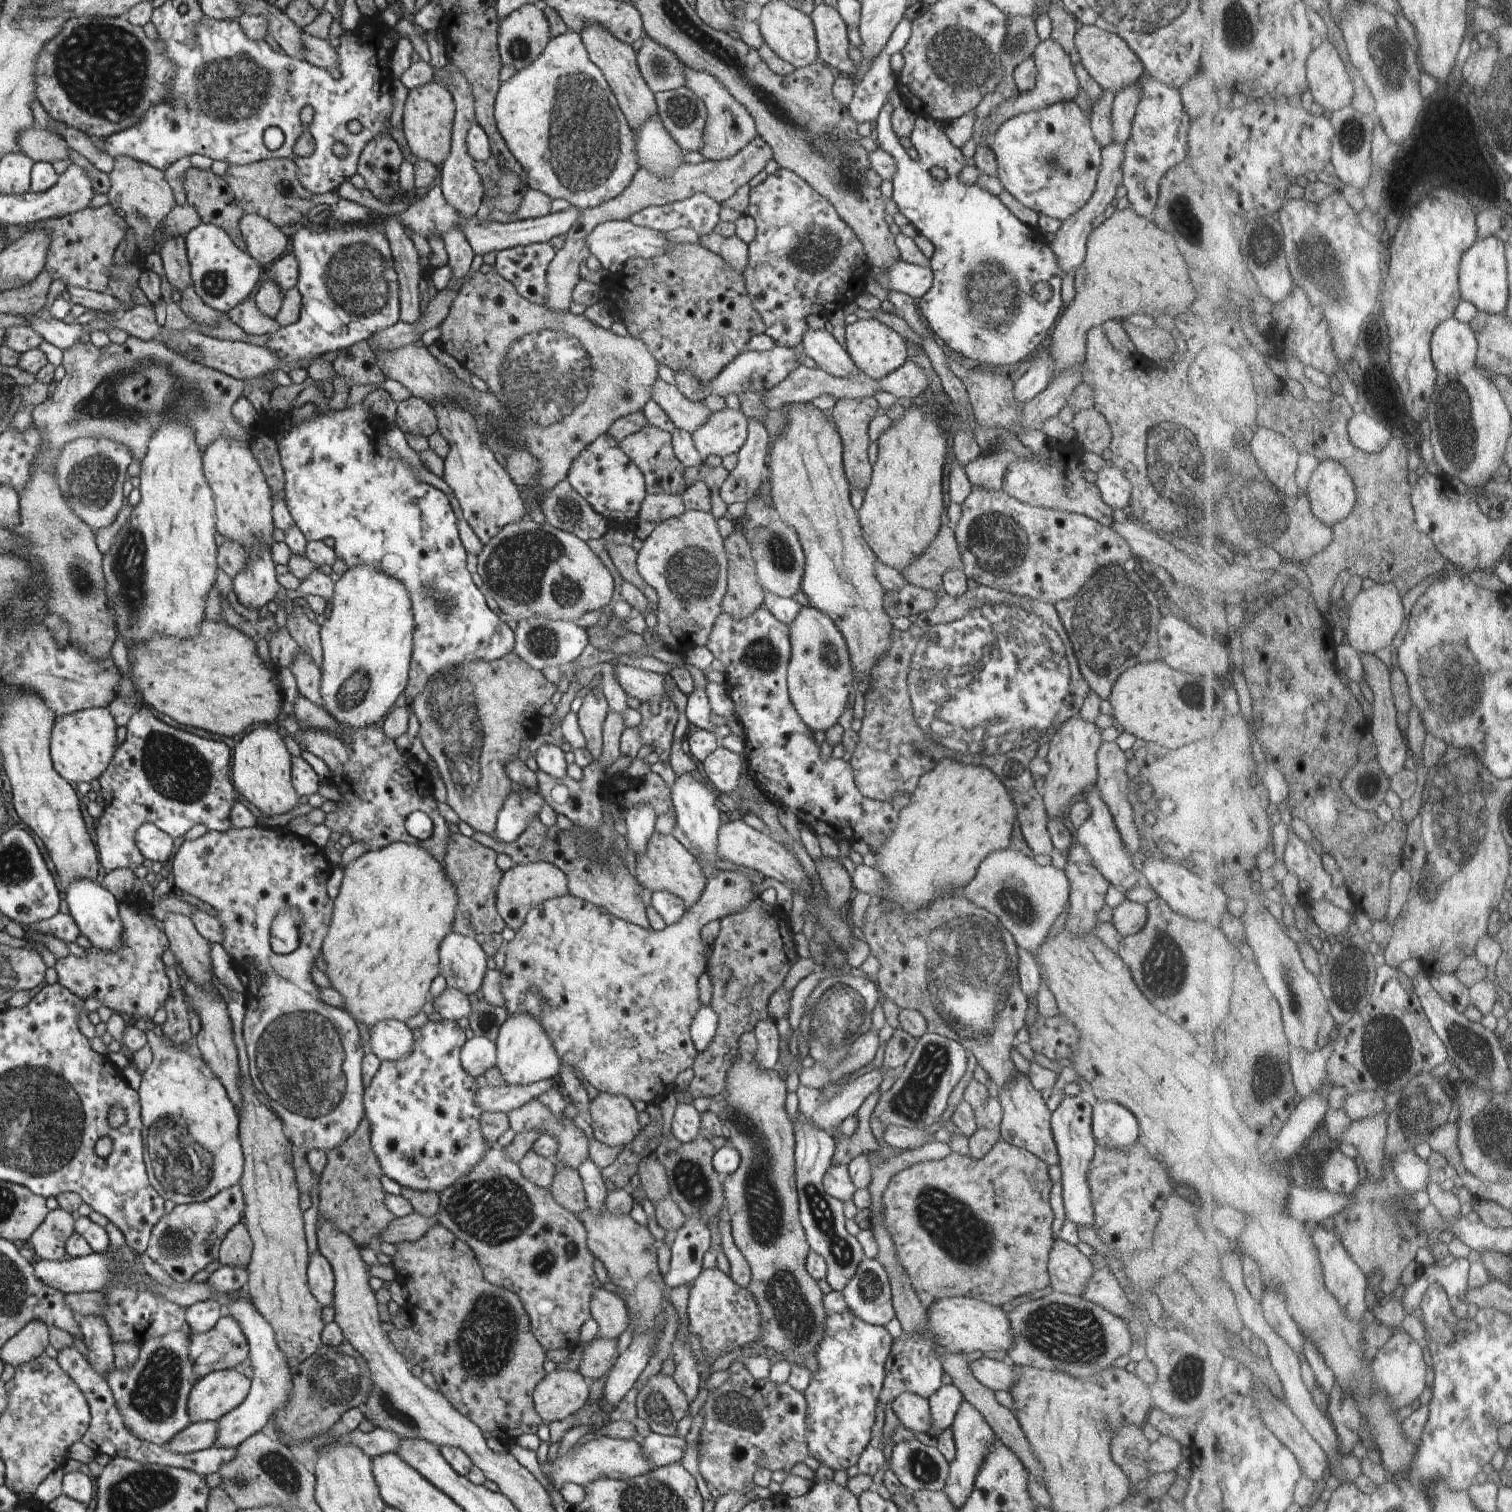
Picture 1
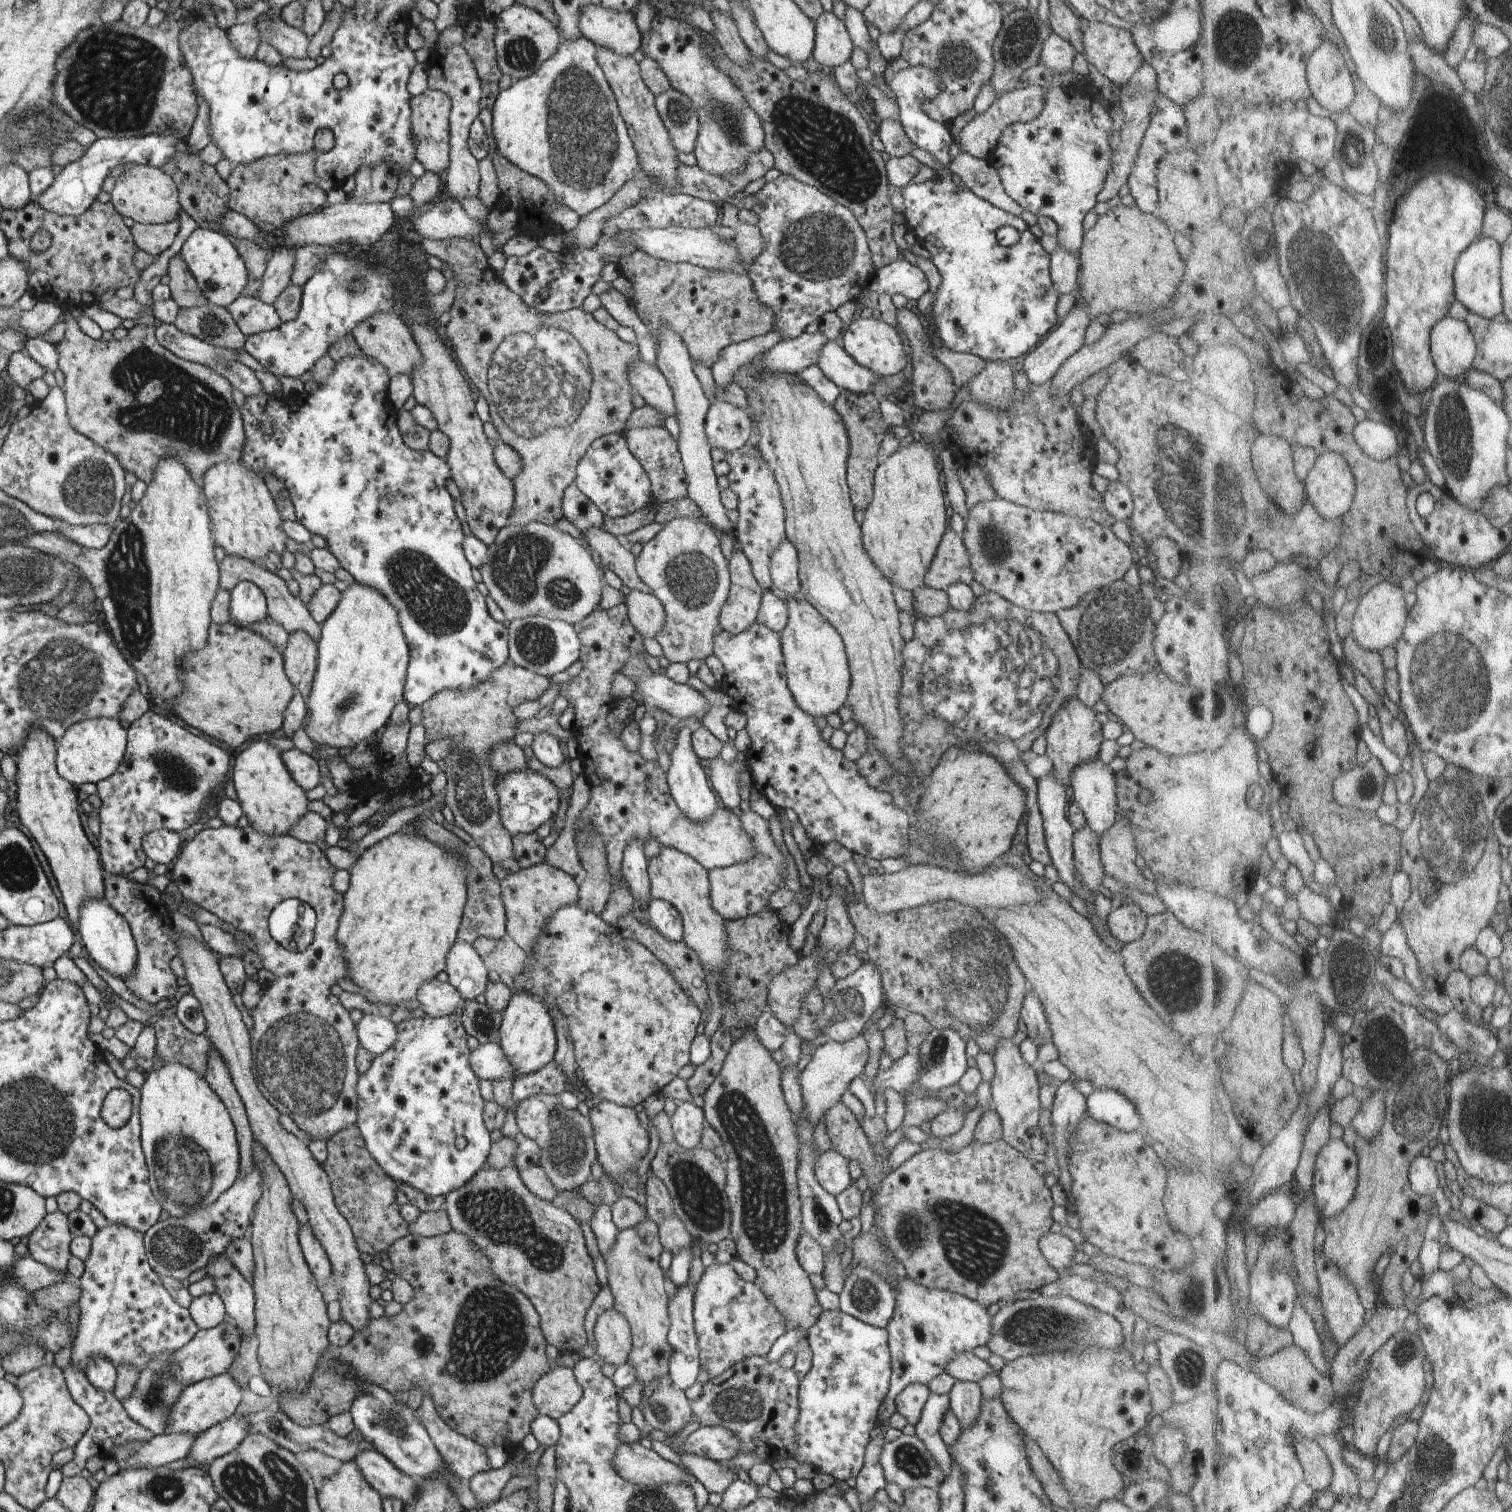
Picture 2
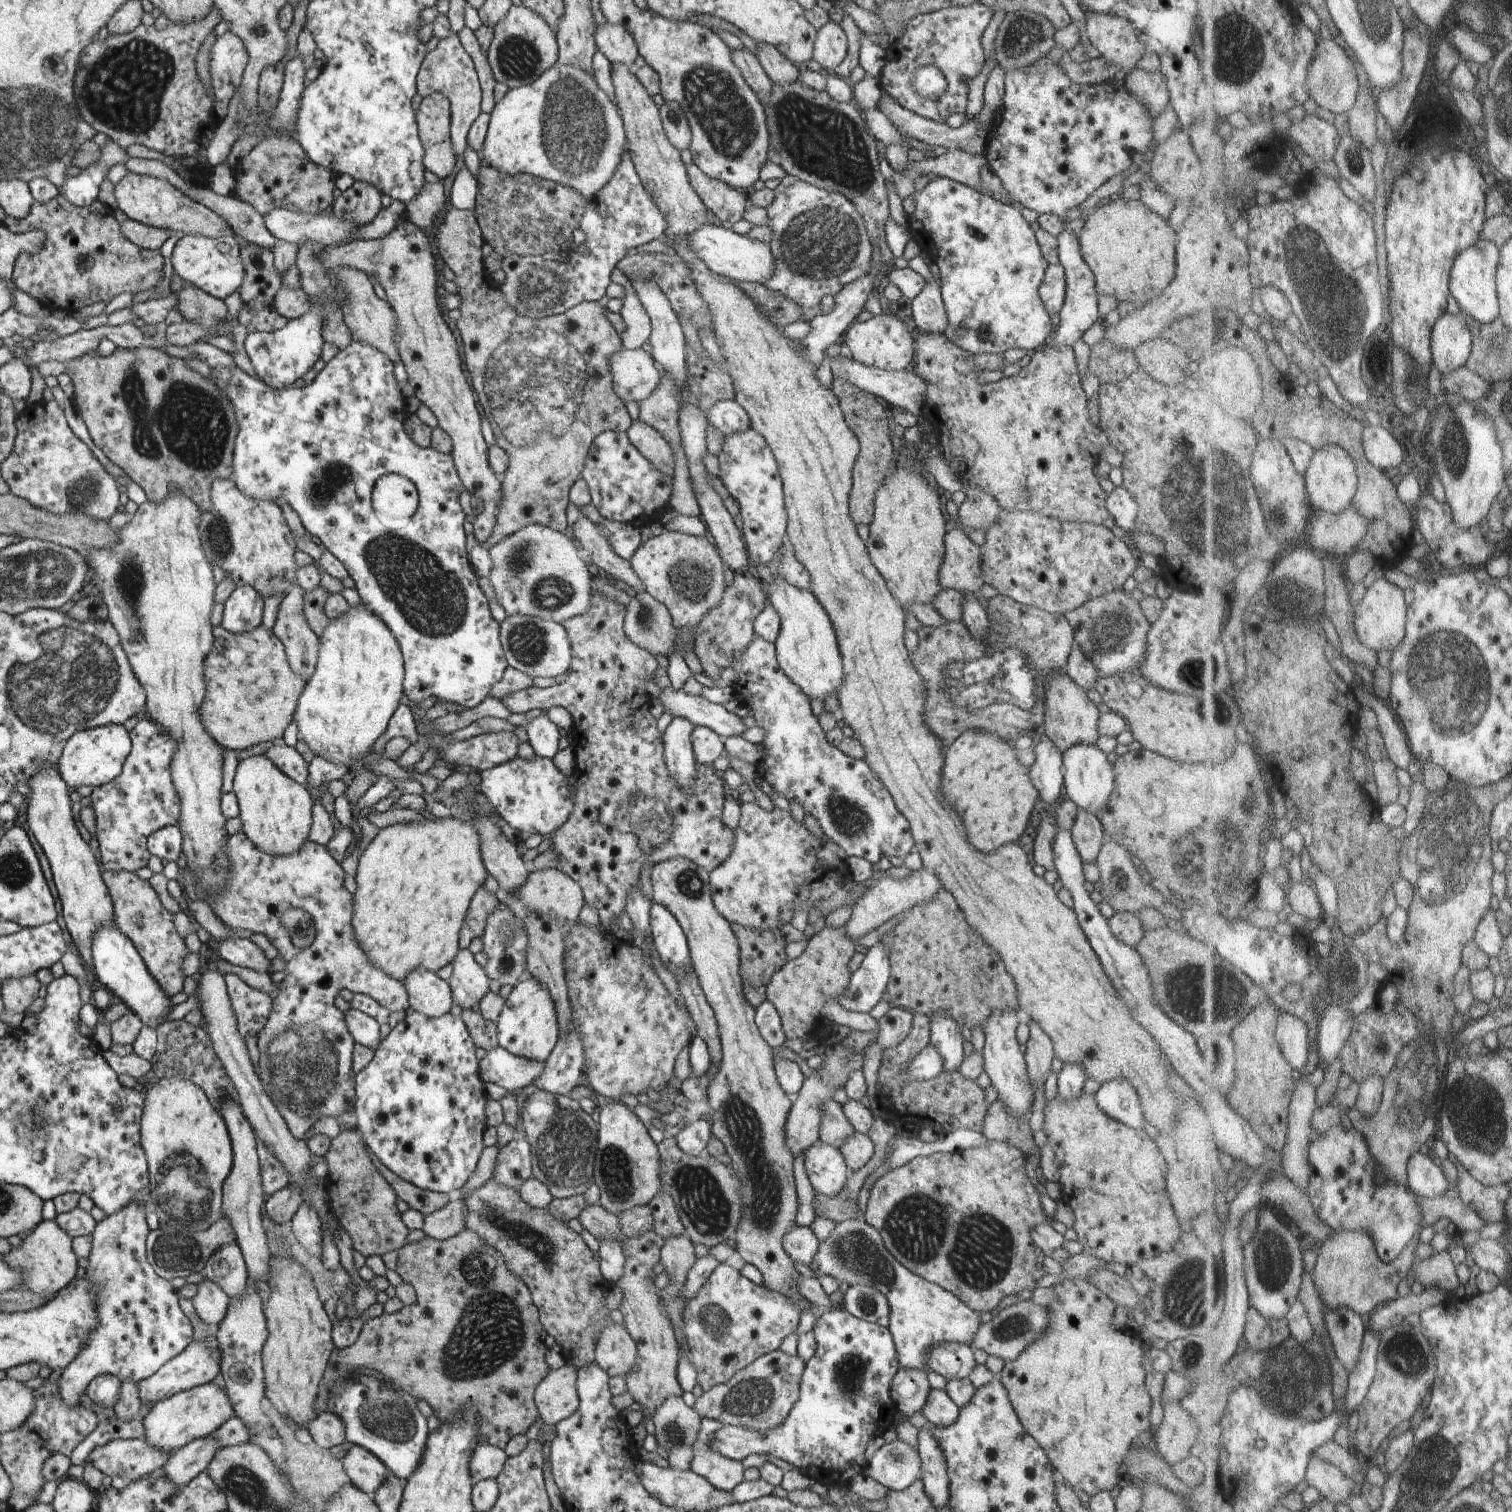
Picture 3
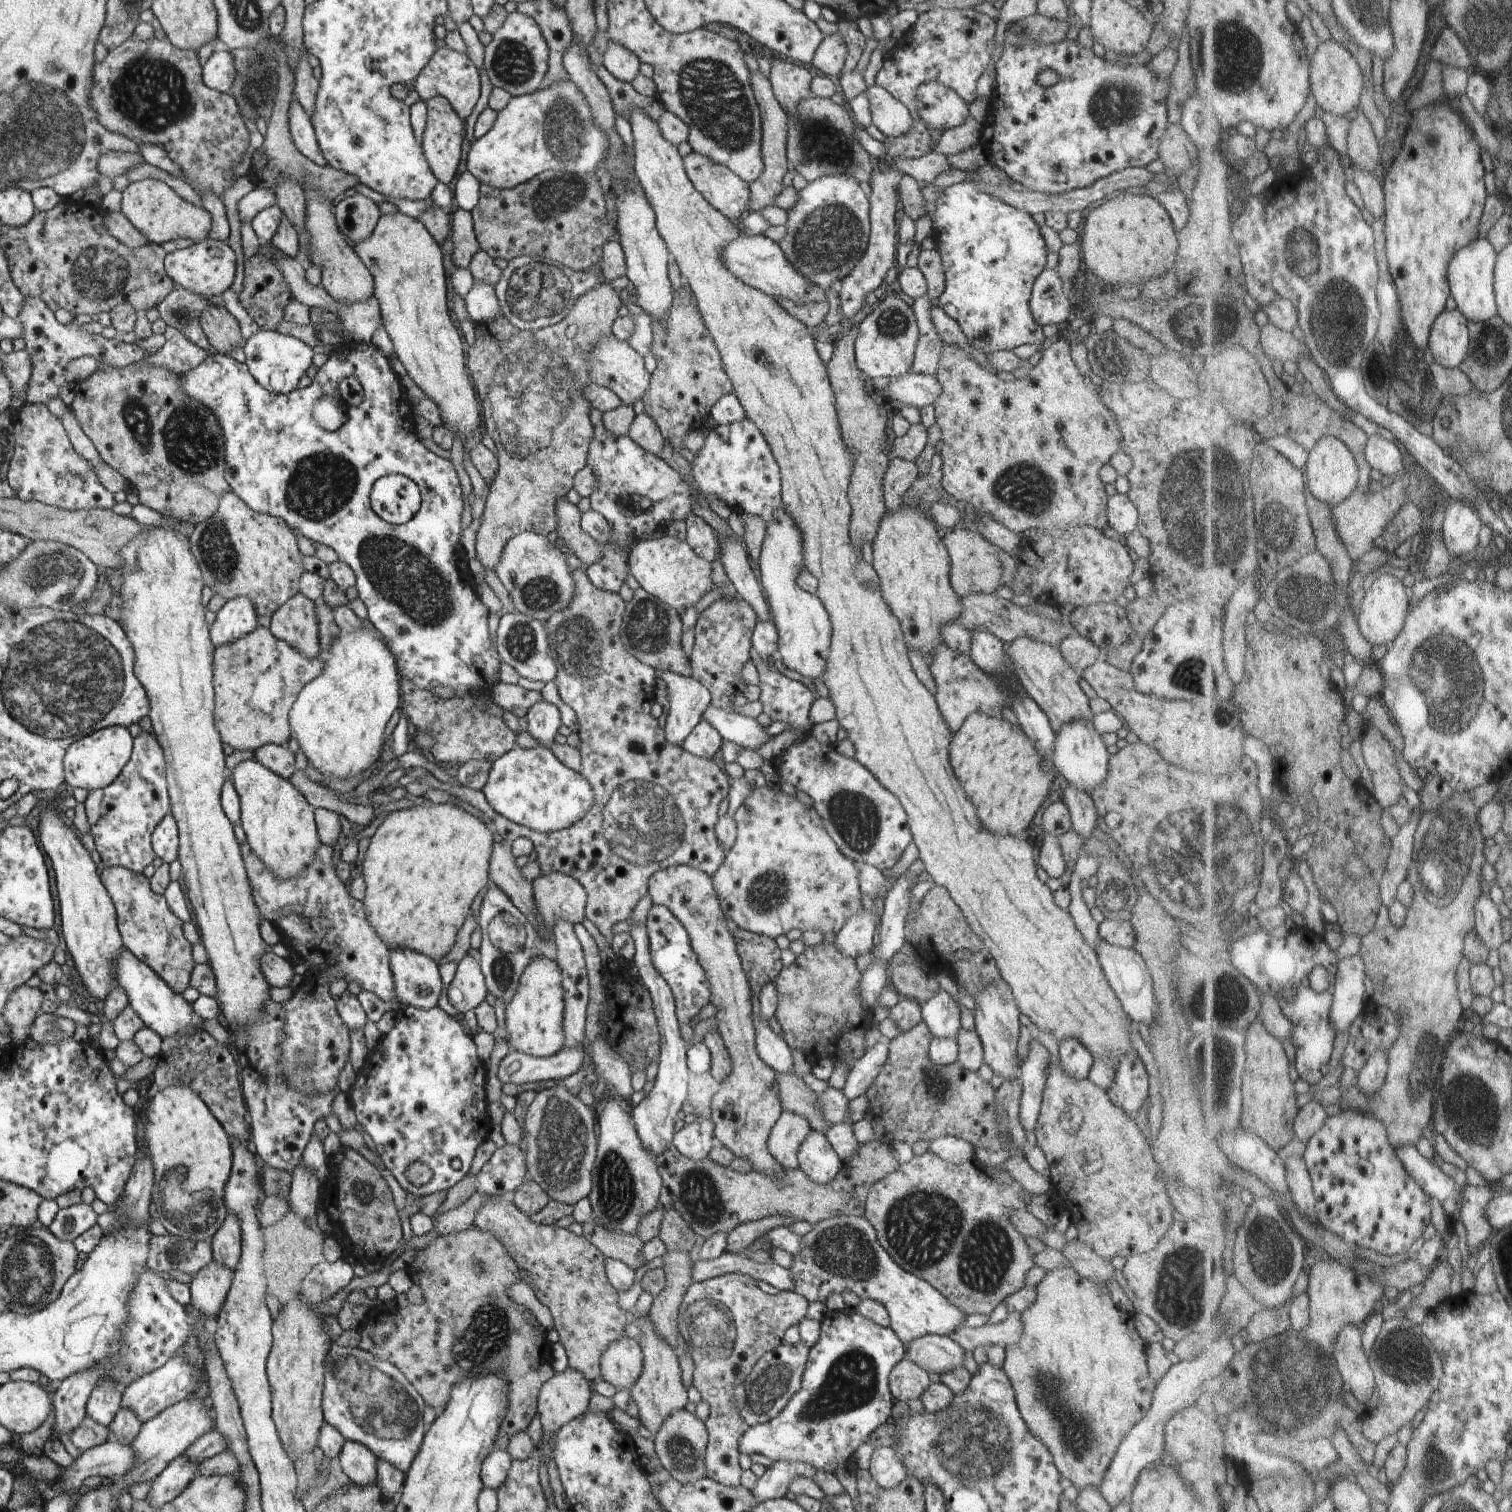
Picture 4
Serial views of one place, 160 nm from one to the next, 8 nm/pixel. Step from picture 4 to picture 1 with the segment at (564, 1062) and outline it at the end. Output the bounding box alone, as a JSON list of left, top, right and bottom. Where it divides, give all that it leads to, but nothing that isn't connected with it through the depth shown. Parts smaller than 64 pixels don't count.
[460,1036,497,1078]

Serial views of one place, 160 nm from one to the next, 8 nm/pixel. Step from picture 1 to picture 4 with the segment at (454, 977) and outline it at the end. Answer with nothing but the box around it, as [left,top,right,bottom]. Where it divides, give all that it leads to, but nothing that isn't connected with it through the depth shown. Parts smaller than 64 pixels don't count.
[448,954,488,1014]

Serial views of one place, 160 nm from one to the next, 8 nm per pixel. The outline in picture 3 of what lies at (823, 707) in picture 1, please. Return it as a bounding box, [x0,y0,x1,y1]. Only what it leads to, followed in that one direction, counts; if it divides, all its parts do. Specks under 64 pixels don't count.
[765,547,844,701]

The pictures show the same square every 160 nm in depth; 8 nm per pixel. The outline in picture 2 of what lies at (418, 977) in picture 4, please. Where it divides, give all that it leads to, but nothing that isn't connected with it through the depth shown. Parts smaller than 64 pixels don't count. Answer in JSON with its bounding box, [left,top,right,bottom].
[416,977,463,1017]

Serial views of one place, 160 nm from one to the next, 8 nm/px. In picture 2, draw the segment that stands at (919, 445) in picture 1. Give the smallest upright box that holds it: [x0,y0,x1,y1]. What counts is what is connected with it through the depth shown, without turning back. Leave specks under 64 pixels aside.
[861,437,947,591]

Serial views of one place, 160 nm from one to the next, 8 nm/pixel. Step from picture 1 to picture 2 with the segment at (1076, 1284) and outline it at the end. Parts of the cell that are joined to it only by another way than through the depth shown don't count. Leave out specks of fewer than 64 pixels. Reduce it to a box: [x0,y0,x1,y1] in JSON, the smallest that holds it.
[1039,1232,1076,1282]

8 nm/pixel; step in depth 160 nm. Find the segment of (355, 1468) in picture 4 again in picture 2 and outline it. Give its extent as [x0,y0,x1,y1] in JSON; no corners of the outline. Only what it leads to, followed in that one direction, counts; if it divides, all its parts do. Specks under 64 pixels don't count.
[353,1448,418,1502]

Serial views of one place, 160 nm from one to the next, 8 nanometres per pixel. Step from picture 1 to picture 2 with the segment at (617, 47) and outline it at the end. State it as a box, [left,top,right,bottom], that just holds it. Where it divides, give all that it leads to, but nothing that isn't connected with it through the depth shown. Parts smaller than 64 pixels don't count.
[595,47,681,194]

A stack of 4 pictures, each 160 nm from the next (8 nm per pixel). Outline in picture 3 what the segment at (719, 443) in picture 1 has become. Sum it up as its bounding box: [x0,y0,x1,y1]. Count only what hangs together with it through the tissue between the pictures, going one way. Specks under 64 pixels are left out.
[706,399,751,436]

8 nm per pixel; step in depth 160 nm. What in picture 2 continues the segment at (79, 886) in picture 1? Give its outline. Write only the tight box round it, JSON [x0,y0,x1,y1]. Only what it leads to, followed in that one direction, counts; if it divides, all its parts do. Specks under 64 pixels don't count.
[78,898,138,980]

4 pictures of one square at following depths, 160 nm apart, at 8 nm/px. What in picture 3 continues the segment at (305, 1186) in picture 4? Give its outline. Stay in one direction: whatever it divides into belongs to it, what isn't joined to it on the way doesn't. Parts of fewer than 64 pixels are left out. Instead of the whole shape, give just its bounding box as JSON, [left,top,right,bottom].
[290,1198,324,1256]

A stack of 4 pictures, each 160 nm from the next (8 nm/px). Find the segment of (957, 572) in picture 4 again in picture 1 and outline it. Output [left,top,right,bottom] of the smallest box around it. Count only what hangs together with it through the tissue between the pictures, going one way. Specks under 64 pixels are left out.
[902,523,963,590]

